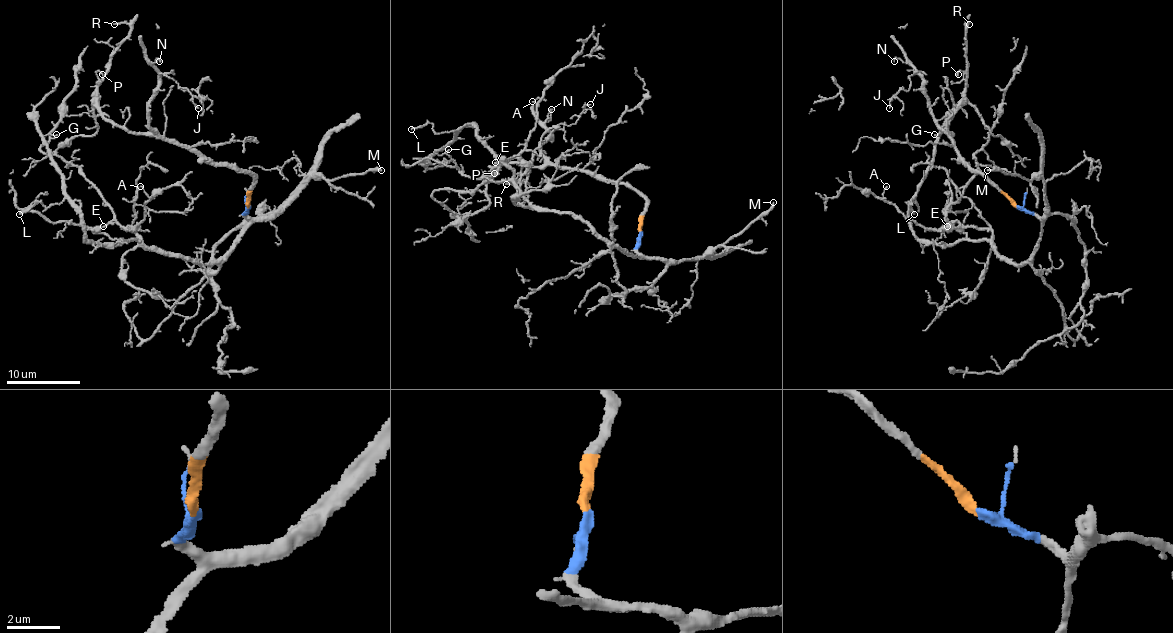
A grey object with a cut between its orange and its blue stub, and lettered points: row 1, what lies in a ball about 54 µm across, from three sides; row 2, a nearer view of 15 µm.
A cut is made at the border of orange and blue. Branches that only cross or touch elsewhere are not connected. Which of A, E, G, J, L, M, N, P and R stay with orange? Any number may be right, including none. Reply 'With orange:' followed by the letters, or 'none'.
With orange: J, N, P, R

